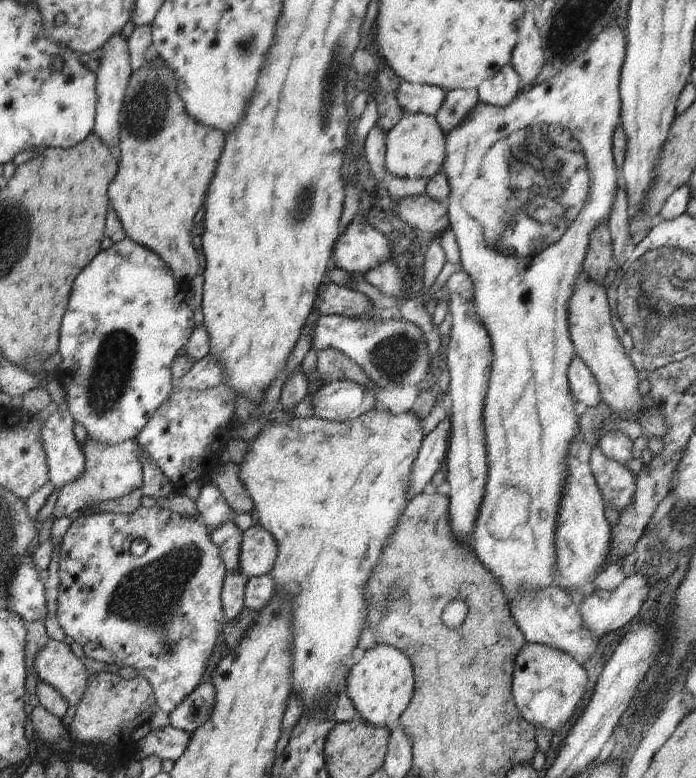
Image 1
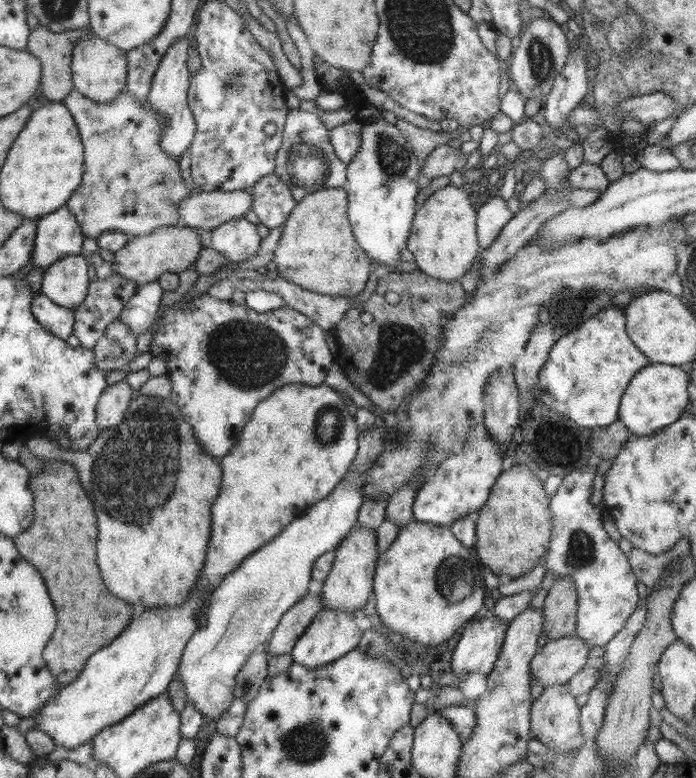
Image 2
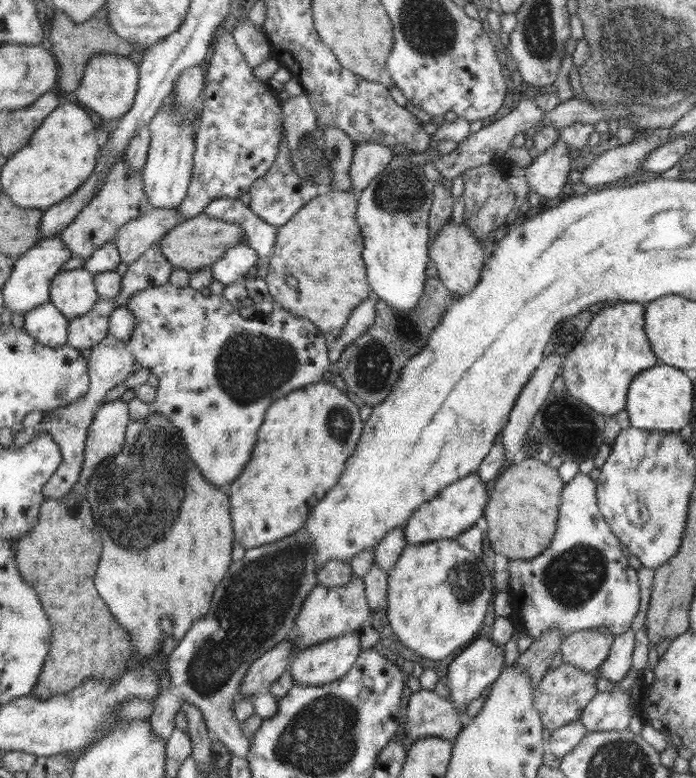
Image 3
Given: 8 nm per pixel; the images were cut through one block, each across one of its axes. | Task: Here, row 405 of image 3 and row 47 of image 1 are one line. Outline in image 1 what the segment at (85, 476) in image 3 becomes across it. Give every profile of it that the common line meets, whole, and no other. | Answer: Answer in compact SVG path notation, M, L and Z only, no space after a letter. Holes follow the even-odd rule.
M118 34L112 36L110 40L106 40L106 44L100 49L102 50L102 56L98 58L99 65L96 71L98 100L93 132L99 136L106 146L115 148L120 144L120 112L124 107L124 94L126 88L128 88L128 80L132 72L128 41L121 34Z

